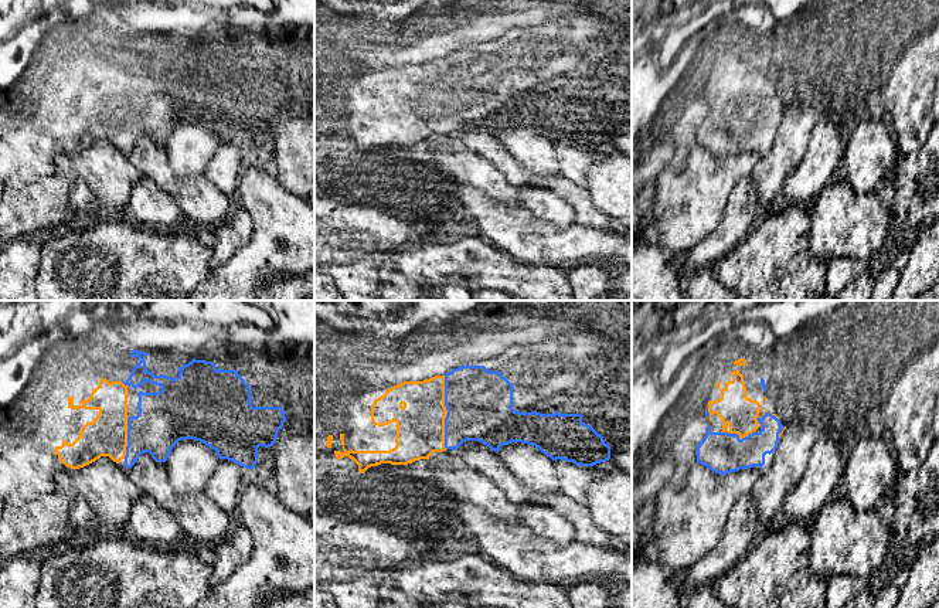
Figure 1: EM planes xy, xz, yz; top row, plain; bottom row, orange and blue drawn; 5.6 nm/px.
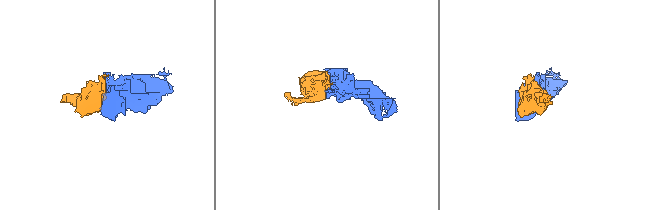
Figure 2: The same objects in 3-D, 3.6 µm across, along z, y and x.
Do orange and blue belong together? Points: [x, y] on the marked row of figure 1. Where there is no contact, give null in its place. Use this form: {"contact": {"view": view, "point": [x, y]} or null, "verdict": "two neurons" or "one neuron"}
{"contact": {"view": "xz", "point": [446, 413]}, "verdict": "one neuron"}

